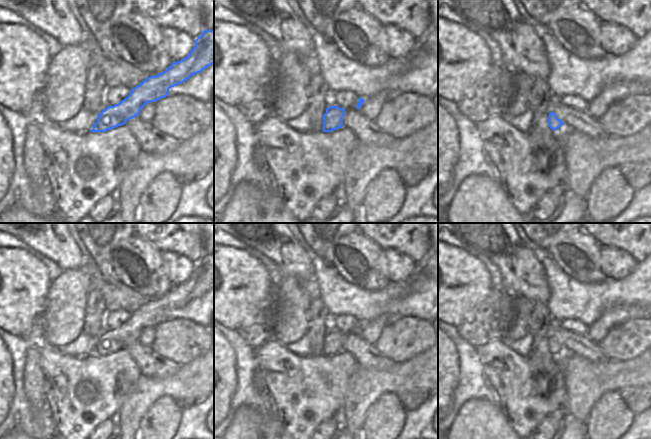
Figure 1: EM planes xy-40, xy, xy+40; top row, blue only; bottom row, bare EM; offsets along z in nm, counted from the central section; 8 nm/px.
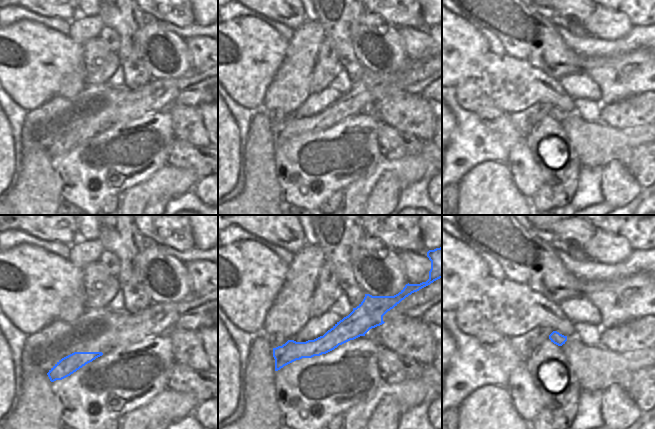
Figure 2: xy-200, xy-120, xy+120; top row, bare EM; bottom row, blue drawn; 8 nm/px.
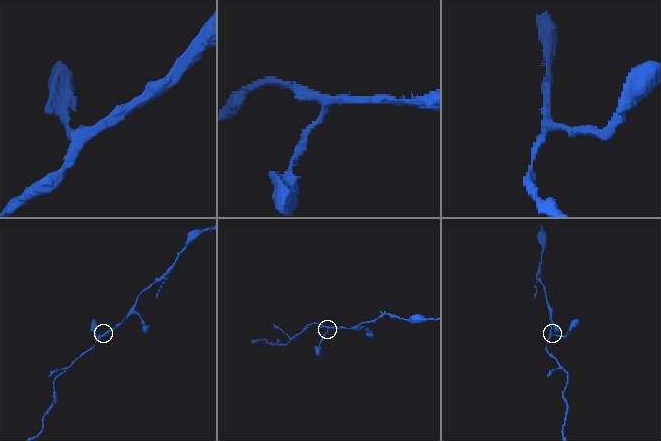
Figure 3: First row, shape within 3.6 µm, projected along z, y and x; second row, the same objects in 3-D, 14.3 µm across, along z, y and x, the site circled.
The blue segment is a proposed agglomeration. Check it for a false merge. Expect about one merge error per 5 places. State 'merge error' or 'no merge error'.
no merge error

